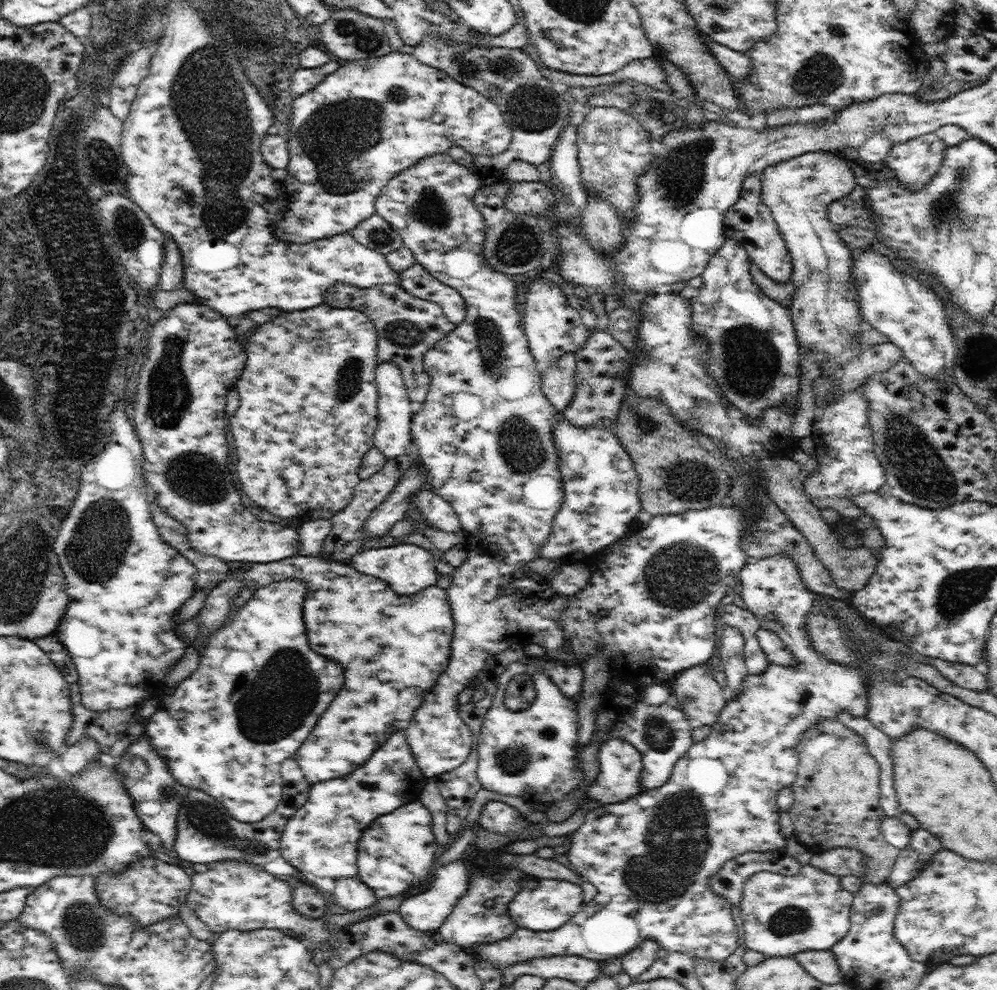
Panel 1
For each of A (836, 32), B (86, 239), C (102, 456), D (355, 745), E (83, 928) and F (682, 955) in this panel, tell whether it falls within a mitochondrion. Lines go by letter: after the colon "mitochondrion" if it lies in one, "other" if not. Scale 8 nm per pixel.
A: mitochondrion
B: mitochondrion
C: other
D: other
E: mitochondrion
F: other

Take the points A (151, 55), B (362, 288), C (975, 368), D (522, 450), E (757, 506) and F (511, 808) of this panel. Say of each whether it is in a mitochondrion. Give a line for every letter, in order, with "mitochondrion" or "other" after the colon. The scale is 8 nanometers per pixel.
A: other
B: other
C: other
D: mitochondrion
E: mitochondrion
F: other

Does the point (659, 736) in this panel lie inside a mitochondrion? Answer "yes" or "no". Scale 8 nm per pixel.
yes

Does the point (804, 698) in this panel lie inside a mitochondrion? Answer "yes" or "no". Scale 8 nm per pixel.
no

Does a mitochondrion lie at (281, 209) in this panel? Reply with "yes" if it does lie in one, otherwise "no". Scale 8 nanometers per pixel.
no

